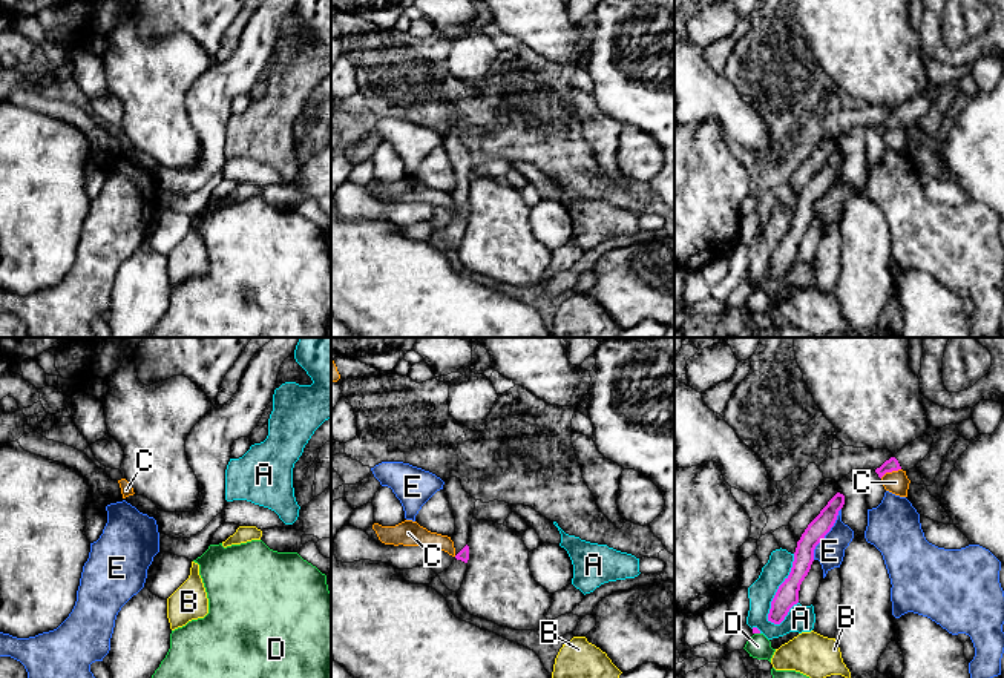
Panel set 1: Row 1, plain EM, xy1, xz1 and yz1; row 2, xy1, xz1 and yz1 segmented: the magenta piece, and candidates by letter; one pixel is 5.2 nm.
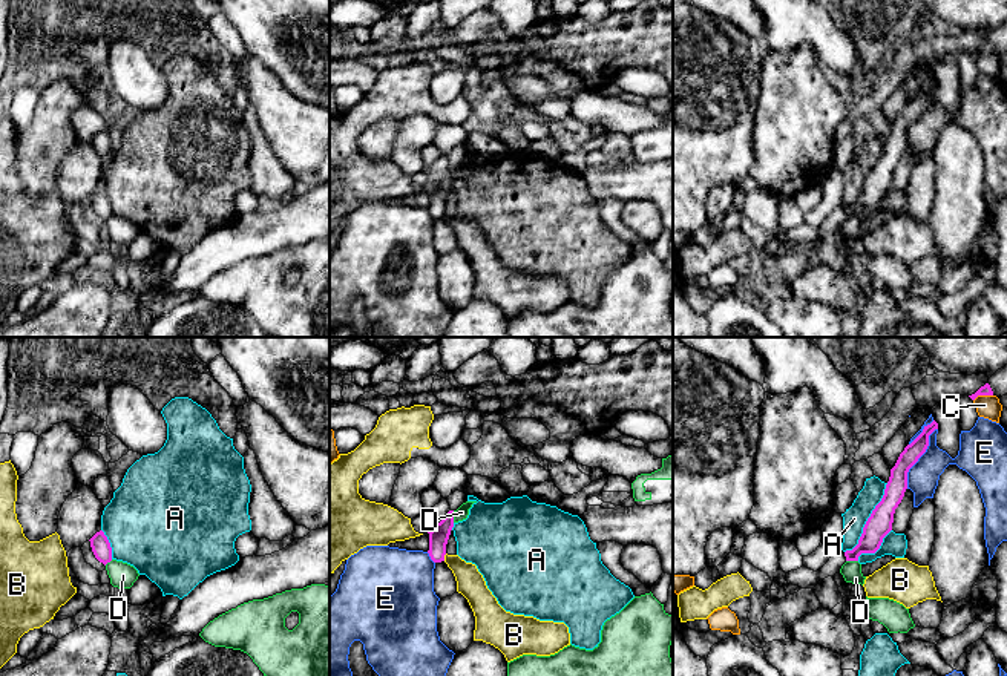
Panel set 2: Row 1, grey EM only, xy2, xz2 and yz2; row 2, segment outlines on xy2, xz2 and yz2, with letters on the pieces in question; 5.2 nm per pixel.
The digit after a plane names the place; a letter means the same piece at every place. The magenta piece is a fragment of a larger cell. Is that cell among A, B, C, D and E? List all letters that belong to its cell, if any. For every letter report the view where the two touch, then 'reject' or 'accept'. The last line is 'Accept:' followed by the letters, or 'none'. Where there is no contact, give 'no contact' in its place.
A: yz1 | reject
B: xz2 | reject
C: yz1 | reject
D: xz2 | reject
E: yz2 | reject
Accept: none

